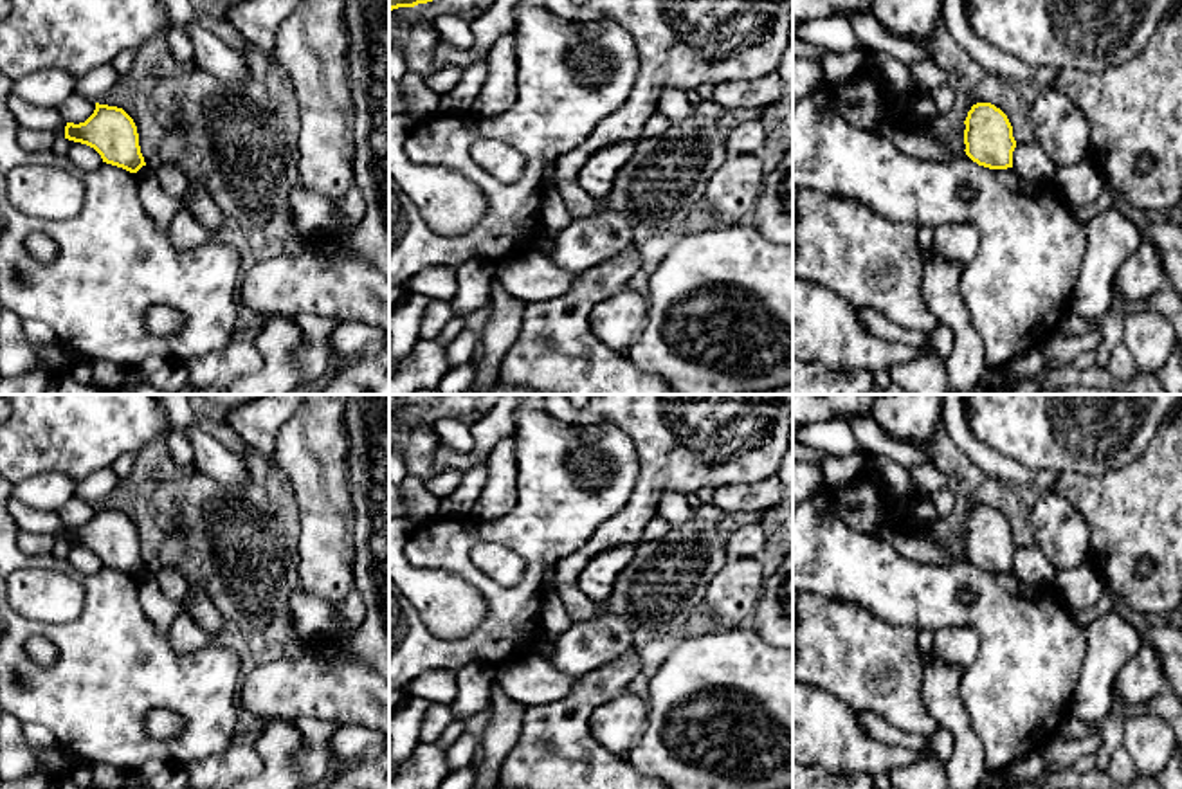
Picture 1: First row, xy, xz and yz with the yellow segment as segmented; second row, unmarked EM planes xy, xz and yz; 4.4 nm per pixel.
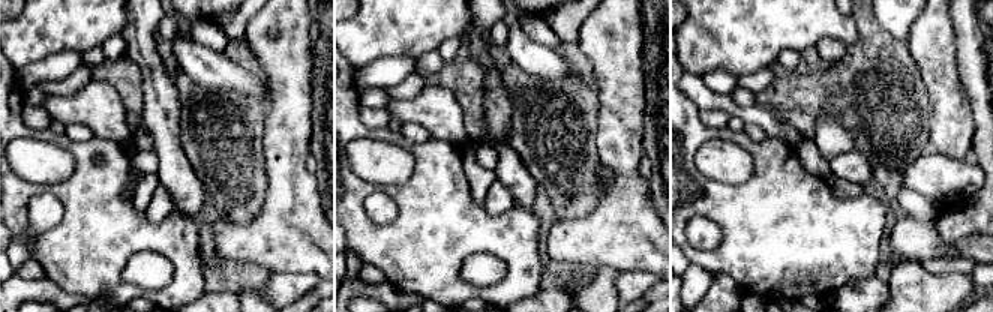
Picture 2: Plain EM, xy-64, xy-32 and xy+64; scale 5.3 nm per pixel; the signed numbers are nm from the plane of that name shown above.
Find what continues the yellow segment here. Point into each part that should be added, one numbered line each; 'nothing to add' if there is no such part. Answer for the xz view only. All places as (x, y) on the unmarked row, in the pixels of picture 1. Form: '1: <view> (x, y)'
nothing to add

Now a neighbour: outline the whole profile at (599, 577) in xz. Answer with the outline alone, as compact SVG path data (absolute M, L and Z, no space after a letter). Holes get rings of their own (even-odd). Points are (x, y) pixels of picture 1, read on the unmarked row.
M616 546L613 549L600 551L580 573L580 591L598 605L613 593L613 587L620 573L631 564L636 555L636 548Z

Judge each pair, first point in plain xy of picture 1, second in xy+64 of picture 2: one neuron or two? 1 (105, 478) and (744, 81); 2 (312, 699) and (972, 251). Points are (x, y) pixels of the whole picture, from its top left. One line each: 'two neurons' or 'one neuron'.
1: one neuron
2: one neuron

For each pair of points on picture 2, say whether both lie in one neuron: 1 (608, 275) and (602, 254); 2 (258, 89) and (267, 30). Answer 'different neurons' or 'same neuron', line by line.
1: different neurons
2: different neurons

